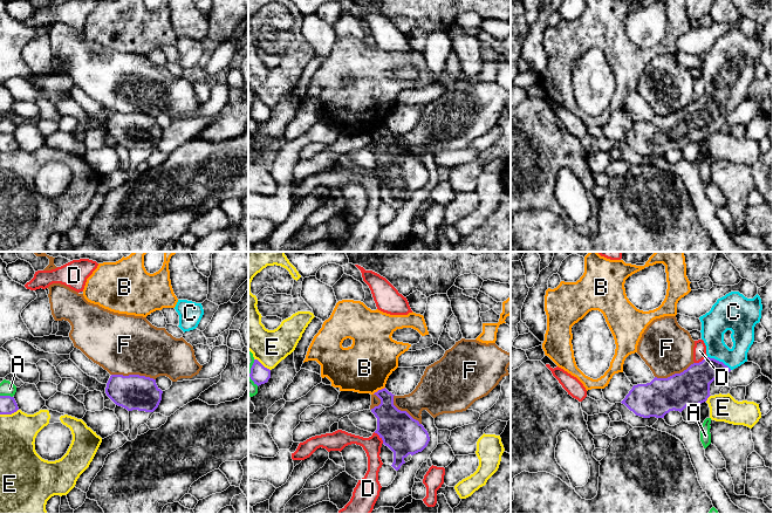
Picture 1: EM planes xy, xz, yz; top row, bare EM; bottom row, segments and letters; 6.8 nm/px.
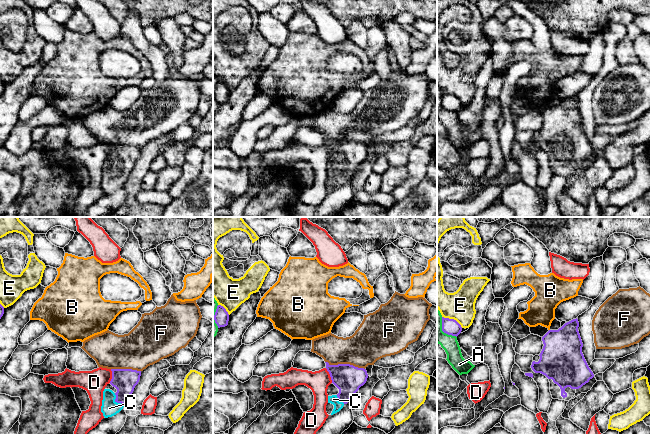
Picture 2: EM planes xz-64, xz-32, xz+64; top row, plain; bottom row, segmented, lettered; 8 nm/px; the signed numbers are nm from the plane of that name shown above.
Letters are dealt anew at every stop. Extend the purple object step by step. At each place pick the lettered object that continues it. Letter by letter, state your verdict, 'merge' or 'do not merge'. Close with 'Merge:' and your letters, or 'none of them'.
A: do not merge
B: do not merge
C: merge
D: do not merge
E: do not merge
F: do not merge
Merge: C

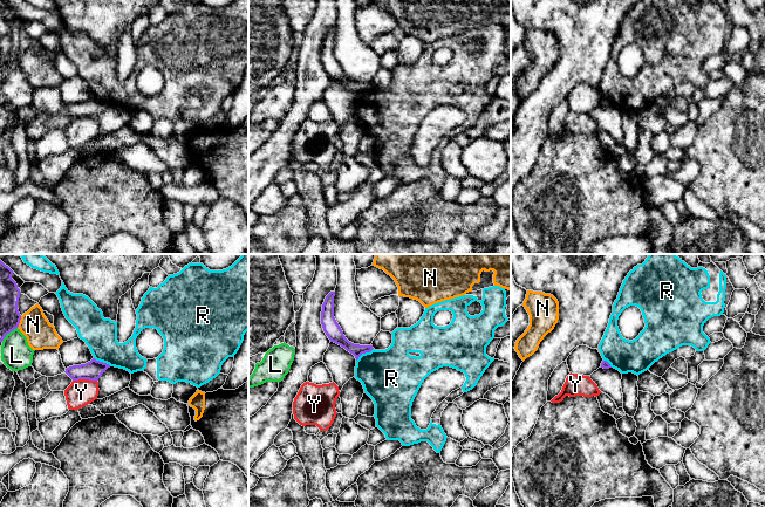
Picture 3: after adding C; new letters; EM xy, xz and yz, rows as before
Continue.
L: do not merge
N: do not merge
R: do not merge
Y: do not merge
Merge: none of them

